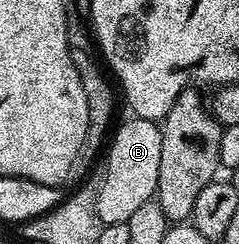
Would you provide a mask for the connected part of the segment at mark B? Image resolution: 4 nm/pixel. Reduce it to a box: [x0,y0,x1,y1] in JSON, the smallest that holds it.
[97,116,163,225]

